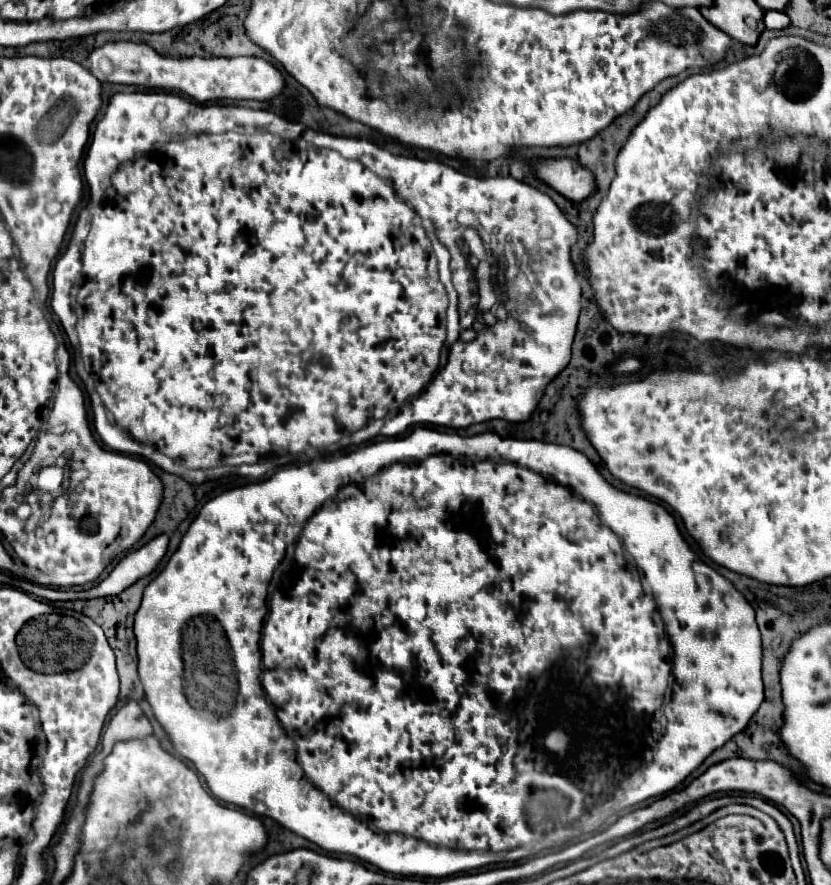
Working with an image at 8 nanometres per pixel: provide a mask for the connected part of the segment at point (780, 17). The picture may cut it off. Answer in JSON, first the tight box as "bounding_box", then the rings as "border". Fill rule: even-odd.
{"bounding_box":[763,11,791,29],"border":[[[765,11],[763,23],[765,23],[767,29],[785,29],[785,27],[791,25],[789,17],[783,11]]]}

